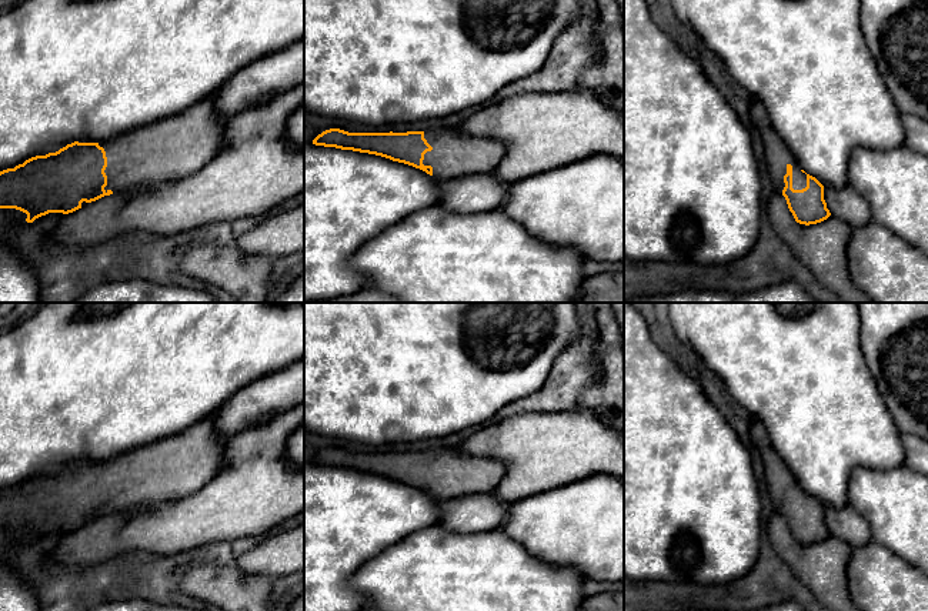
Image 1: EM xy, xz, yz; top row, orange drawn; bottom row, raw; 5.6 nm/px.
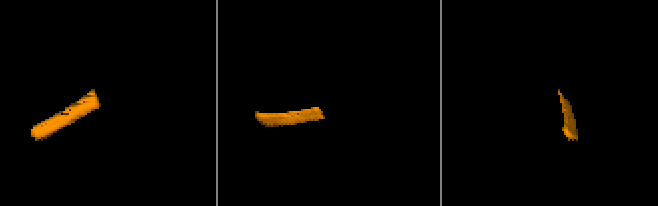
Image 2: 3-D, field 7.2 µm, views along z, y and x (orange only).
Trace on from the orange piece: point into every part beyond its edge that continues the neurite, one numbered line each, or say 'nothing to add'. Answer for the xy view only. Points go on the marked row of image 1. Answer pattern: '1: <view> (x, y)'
1: xy (170, 149)

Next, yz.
1: yz (778, 154)

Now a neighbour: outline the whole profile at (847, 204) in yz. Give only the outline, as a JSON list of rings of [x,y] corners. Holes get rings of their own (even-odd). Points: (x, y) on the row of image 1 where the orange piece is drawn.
[[[851,184],[842,188],[824,187],[824,200],[831,216],[842,220],[852,230],[872,220],[869,204]]]

